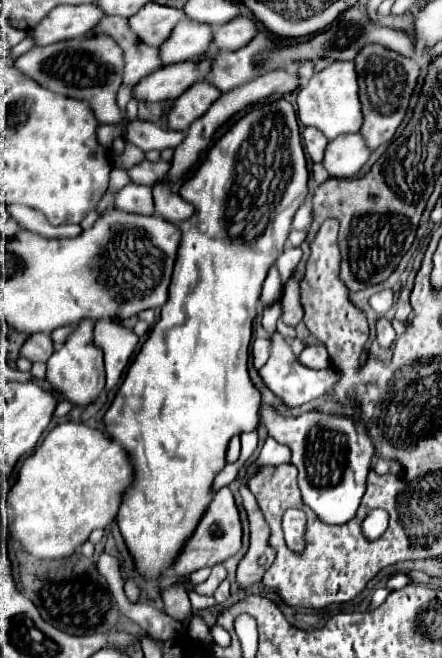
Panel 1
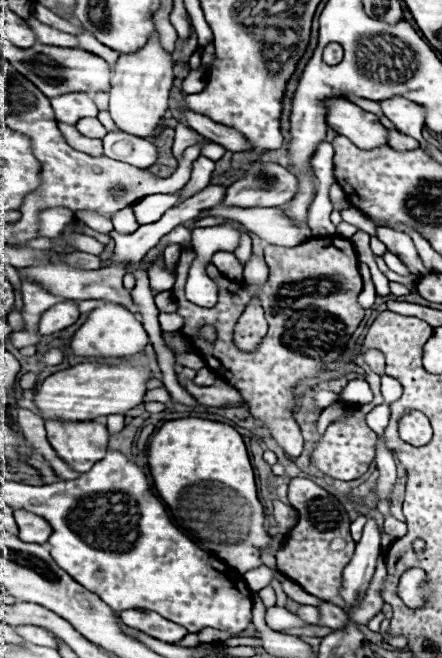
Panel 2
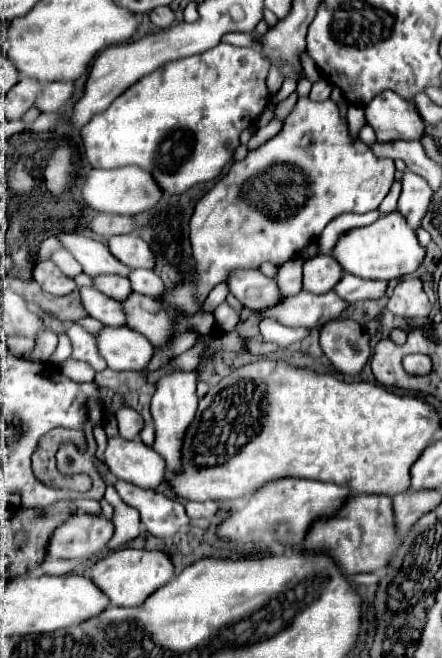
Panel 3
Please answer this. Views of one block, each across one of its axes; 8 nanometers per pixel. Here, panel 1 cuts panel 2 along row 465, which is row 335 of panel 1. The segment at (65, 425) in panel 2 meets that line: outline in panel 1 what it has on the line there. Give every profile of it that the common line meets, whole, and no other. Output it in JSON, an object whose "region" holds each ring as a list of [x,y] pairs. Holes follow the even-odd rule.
{"region":[[[84,318],[84,322],[78,322],[64,346],[50,356],[46,370],[46,380],[52,384],[52,388],[62,392],[72,404],[80,406],[88,406],[104,388],[104,354],[100,354],[100,348],[92,342],[92,328],[92,318]]]}

